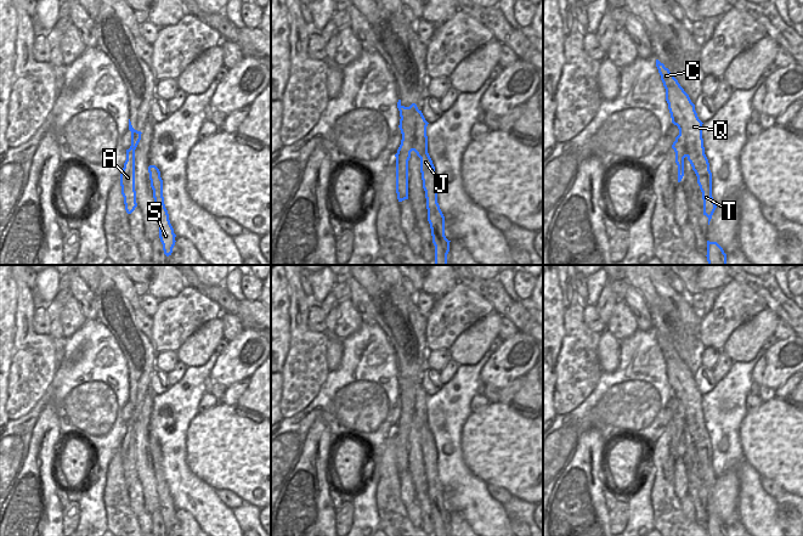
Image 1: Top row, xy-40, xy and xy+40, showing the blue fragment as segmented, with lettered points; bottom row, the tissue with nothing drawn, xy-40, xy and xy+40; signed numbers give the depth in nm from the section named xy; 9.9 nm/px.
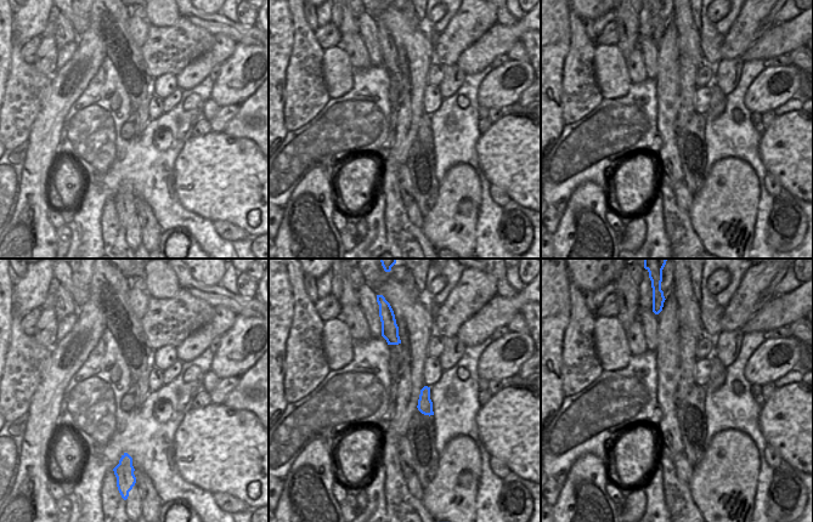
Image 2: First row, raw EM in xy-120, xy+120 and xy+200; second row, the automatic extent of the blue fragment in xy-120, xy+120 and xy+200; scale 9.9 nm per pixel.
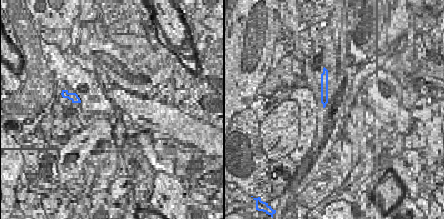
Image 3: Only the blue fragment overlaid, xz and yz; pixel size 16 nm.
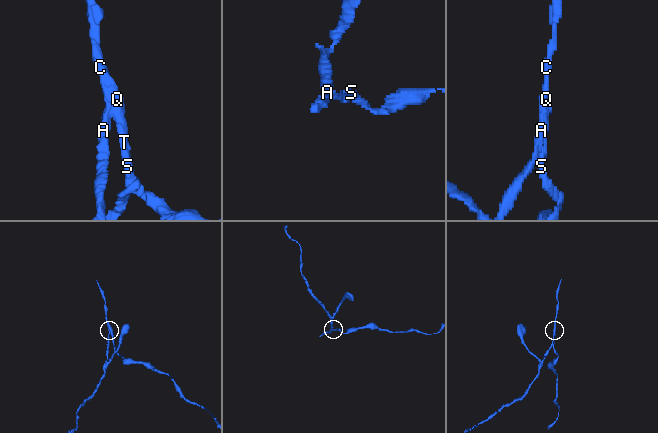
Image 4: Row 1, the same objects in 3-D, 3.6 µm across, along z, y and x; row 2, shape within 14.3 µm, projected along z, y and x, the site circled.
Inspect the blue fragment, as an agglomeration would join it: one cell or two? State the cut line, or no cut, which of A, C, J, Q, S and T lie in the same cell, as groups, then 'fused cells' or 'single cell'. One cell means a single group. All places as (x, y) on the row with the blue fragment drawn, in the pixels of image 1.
cut in xy along (418, 109), (413, 117), (414, 142), (412, 150); A / C J Q S T; fused cells

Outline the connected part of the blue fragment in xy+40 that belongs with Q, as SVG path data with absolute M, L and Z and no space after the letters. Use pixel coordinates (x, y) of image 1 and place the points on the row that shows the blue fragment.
M656 60L656 67L666 89L666 101L668 103L671 118L675 119L684 134L685 153L697 176L697 184L703 199L703 215L708 218L709 225L717 205L712 197L712 173L703 147L703 123L699 119L695 105L691 102L689 95L684 91L669 69L658 60Z

